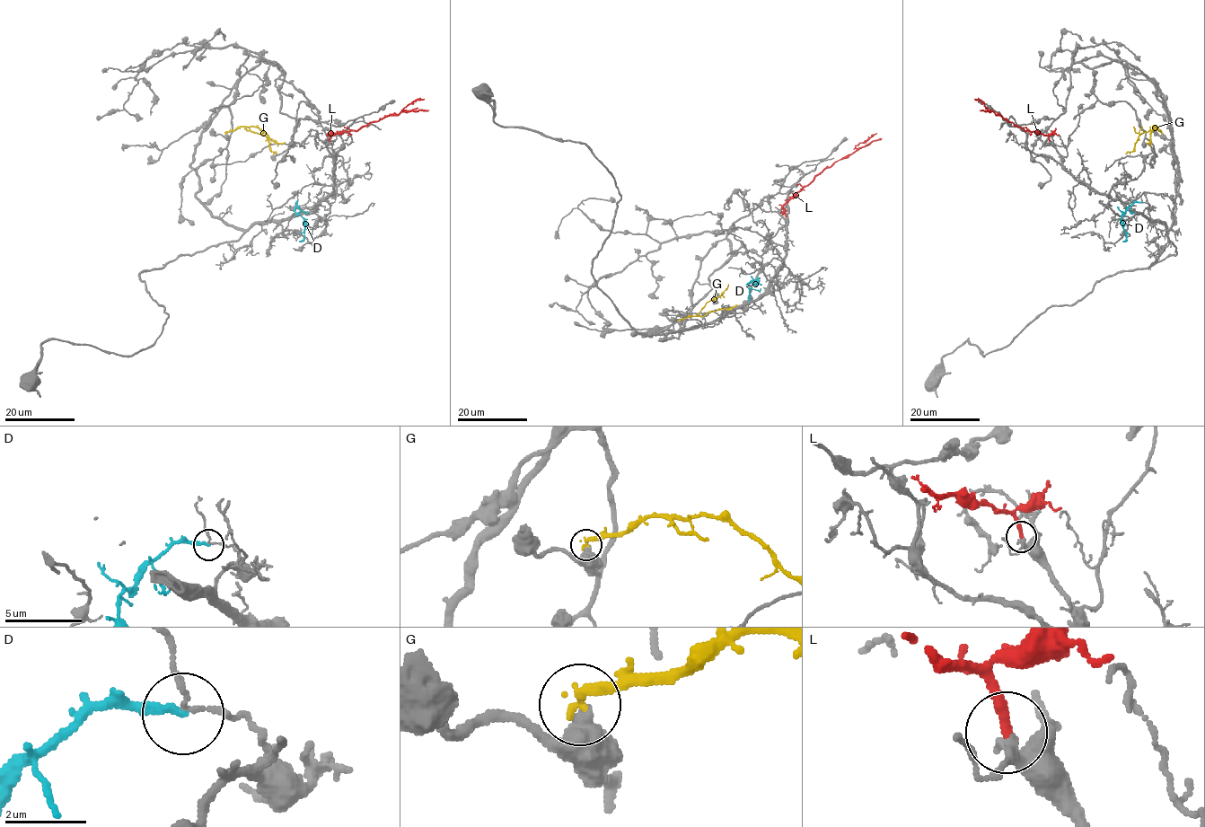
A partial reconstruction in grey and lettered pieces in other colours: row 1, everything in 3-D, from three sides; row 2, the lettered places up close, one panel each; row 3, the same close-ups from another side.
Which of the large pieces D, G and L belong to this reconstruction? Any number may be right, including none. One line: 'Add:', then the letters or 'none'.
Add: L

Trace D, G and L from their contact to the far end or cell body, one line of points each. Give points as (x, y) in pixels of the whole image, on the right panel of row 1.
D: (1141, 203), (1134, 202), (1121, 216), (1126, 238), (1122, 241)
G: (1162, 133), (1157, 127), (1142, 132), (1134, 149), (1125, 153)
L: (1049, 141), (1046, 136), (1024, 130), (987, 109), (980, 100), (974, 99)

